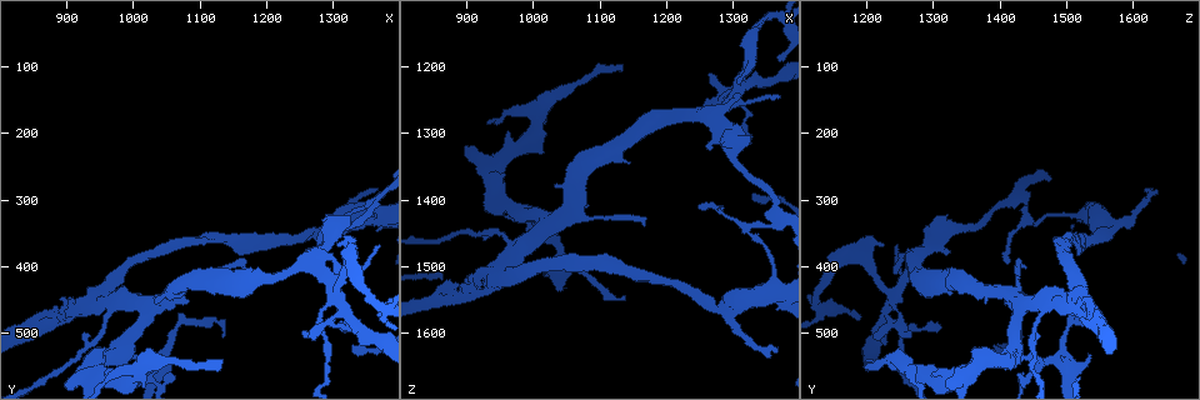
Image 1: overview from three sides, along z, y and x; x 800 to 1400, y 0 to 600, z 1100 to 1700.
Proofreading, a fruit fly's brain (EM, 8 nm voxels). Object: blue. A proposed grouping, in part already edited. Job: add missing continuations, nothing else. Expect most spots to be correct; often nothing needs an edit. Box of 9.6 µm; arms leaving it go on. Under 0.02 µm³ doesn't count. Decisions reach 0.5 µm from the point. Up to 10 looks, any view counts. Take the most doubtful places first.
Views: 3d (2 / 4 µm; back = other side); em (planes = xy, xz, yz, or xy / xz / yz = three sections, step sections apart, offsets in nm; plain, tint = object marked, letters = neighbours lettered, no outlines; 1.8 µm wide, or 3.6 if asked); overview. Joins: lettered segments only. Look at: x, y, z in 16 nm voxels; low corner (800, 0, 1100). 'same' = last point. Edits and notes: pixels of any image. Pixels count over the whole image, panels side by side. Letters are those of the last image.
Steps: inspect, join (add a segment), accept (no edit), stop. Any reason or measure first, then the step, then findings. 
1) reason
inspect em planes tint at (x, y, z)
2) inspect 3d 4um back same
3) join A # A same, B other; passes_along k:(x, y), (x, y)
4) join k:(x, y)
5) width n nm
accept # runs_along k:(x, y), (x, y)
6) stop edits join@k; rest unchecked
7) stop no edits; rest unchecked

arms part here
inspect 3d 4um at (1305, 440, 1240)

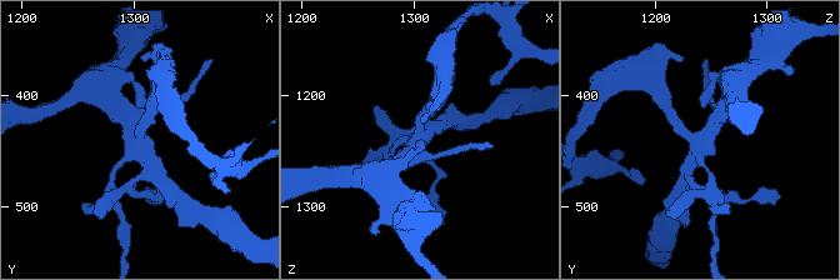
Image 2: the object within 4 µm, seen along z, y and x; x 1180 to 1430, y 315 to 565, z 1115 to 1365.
need the tissue
inspect em xz step 8 letters at (1302, 438, 1244)

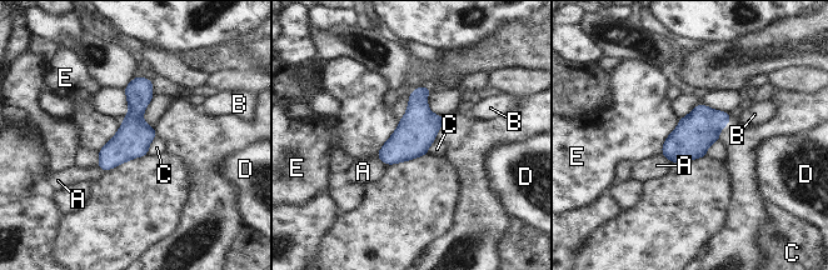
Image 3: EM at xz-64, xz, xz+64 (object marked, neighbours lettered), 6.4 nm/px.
accept # A other, B other, C other, D other, E other; border 3:(399, 120), (392, 135), (375, 155); none of them fits

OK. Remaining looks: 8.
three arms meet
inspect 3d 2um back at (1340, 315, 1440)

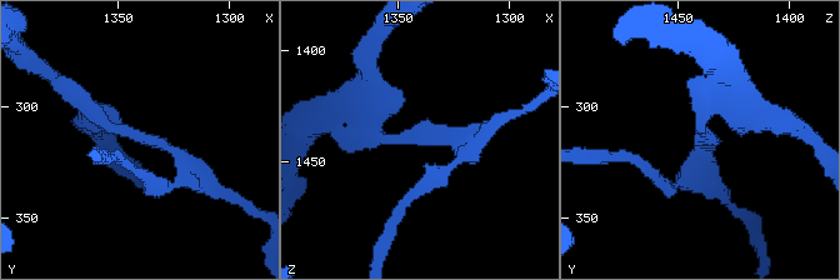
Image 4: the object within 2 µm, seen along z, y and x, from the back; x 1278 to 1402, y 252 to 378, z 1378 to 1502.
inspect em 3.6um planes tint at (1344, 314, 1439)

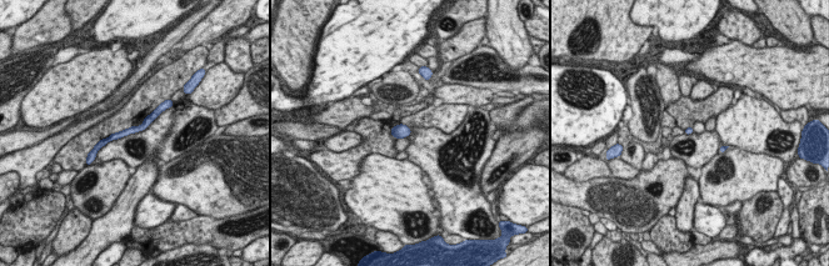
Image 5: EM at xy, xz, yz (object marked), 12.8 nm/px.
inspect em 3.6um planes letters same

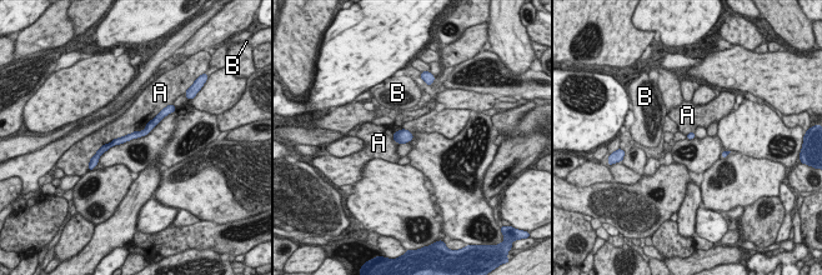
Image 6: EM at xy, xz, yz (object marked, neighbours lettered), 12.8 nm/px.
accept # A other, B other; no lettered segment goes on from it

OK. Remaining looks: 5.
an open end
inspect em 3.6um yz step 8 letters at (1030, 455, 1380)

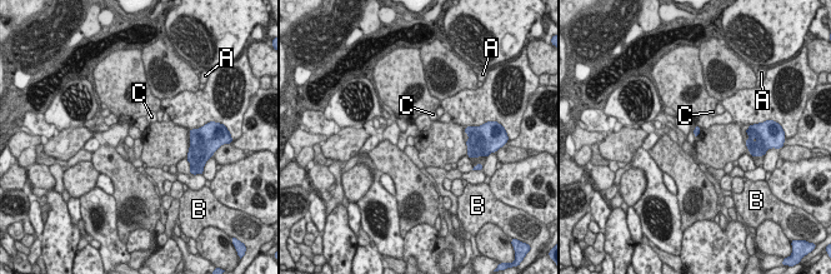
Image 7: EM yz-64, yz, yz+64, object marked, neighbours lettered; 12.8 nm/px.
inspect em 3.6um planes letters same

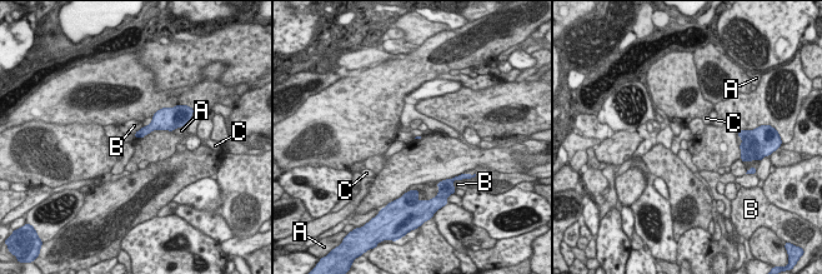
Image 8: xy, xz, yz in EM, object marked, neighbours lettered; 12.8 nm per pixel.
accept # A other, B other, C other; border 8:(143, 126), (134, 135); none of them fits

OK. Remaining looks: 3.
free end
inspect 3d 4um at (1135, 540, 1200)

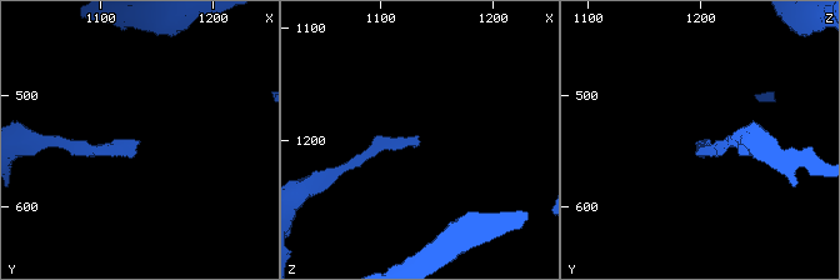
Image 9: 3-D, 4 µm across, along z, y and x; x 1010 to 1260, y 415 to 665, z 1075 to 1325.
inspect em xz step 4 letters at (1132, 540, 1204)

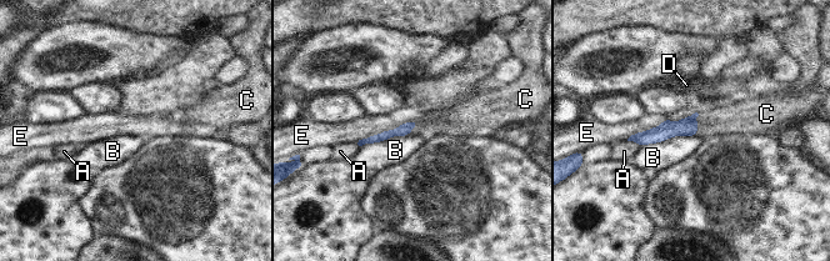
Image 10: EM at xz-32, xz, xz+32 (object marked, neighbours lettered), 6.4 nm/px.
inspect em xy step 4 letters same

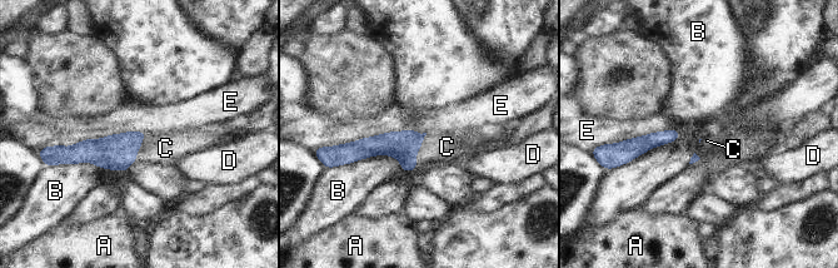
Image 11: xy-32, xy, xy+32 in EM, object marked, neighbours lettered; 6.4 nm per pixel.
join C # A other, B other, C same, D other, E other; passes_along 11:(403, 145), (419, 148), (447, 147); the neuron continues

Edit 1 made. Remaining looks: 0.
stop edits join@11; rest unchecked

